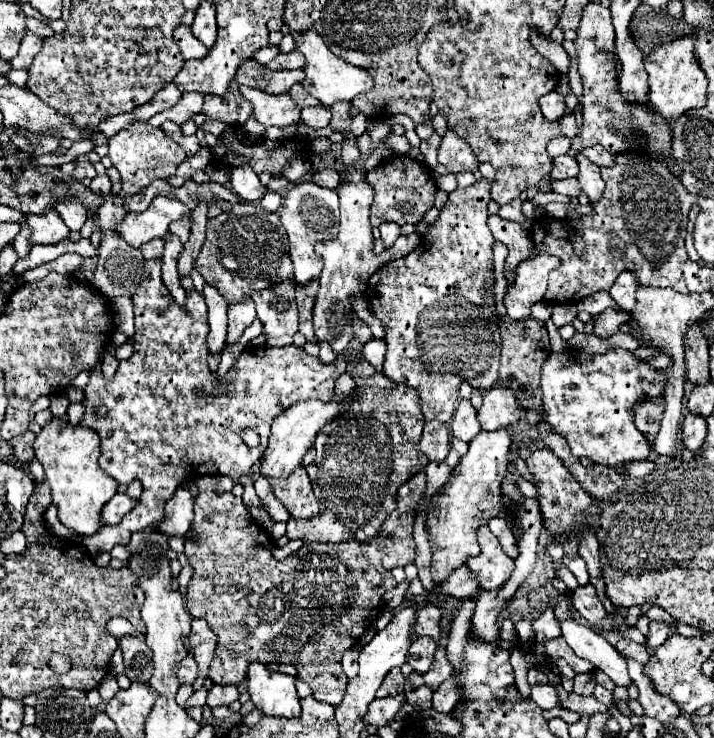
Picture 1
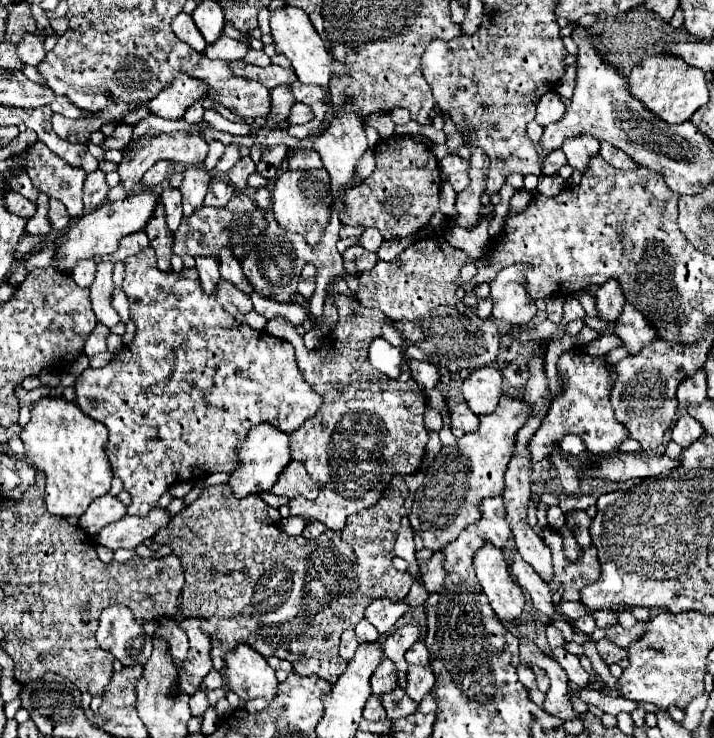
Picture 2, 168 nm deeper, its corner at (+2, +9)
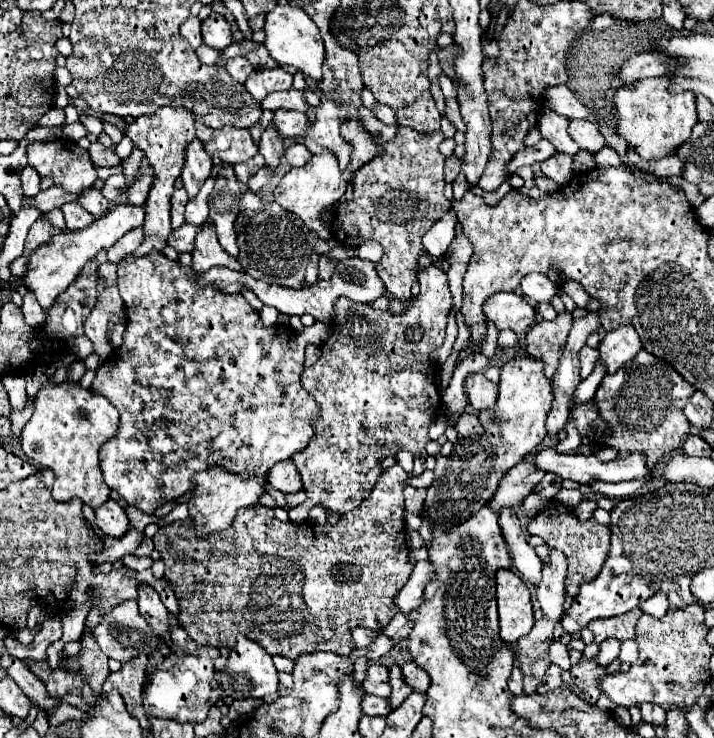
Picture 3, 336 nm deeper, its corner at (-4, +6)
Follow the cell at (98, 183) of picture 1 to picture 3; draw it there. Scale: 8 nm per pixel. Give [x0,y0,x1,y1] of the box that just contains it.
[79,187,109,217]

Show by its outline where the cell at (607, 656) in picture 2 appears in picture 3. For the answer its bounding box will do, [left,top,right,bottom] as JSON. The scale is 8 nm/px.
[571,657,605,703]

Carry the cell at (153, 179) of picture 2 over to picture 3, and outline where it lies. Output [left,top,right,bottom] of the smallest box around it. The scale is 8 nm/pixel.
[127,175,153,205]

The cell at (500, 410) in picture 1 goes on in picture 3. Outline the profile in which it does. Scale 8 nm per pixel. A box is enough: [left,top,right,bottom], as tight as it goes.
[465,373,497,411]

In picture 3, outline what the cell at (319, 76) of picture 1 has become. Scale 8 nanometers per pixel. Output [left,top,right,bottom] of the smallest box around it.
[265,5,325,81]

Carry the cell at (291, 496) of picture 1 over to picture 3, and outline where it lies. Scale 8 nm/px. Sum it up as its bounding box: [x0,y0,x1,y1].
[269,459,303,493]

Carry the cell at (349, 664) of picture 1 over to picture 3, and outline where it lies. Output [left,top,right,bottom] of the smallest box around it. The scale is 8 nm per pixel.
[351,627,377,649]

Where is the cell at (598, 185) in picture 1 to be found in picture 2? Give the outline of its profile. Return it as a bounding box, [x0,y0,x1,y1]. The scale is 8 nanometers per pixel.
[563,136,599,172]

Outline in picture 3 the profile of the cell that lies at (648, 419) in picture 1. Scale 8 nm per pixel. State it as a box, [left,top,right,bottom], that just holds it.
[595,349,695,465]

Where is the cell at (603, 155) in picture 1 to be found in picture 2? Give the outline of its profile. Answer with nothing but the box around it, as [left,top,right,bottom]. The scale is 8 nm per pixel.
[599,142,639,170]

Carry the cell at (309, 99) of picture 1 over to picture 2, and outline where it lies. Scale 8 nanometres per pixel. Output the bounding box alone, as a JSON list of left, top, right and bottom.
[267,86,295,130]

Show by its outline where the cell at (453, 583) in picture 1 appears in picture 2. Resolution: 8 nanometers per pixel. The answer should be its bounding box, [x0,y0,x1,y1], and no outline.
[419,552,447,592]

